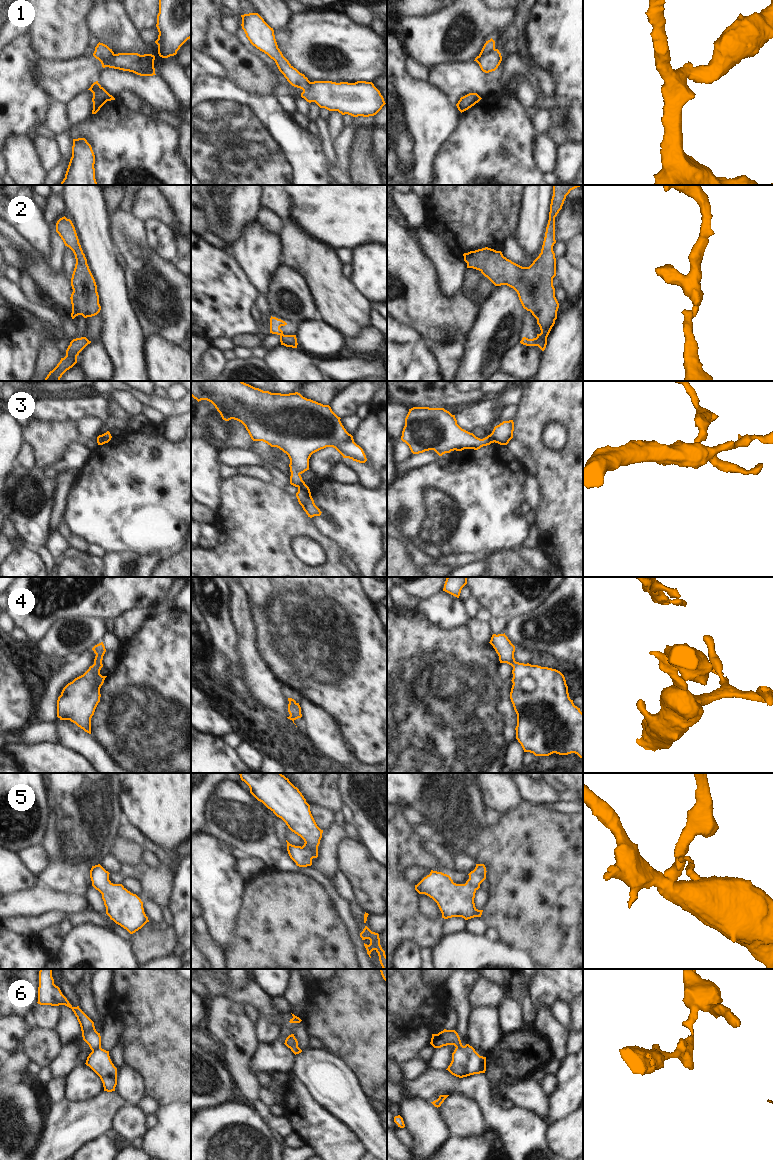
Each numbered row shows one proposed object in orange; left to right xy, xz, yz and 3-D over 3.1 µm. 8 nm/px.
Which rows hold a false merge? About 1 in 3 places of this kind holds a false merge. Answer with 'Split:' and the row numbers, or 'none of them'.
Split: 1, 2, 3, 6

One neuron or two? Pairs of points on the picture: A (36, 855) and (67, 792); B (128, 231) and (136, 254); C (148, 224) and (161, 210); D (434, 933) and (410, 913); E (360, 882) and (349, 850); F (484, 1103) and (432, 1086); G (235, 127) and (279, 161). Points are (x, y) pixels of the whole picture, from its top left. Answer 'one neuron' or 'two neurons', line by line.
A: two neurons
B: one neuron
C: two neurons
D: one neuron
E: one neuron
F: one neuron
G: one neuron

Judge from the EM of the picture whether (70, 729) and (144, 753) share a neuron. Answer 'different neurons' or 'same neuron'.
different neurons

